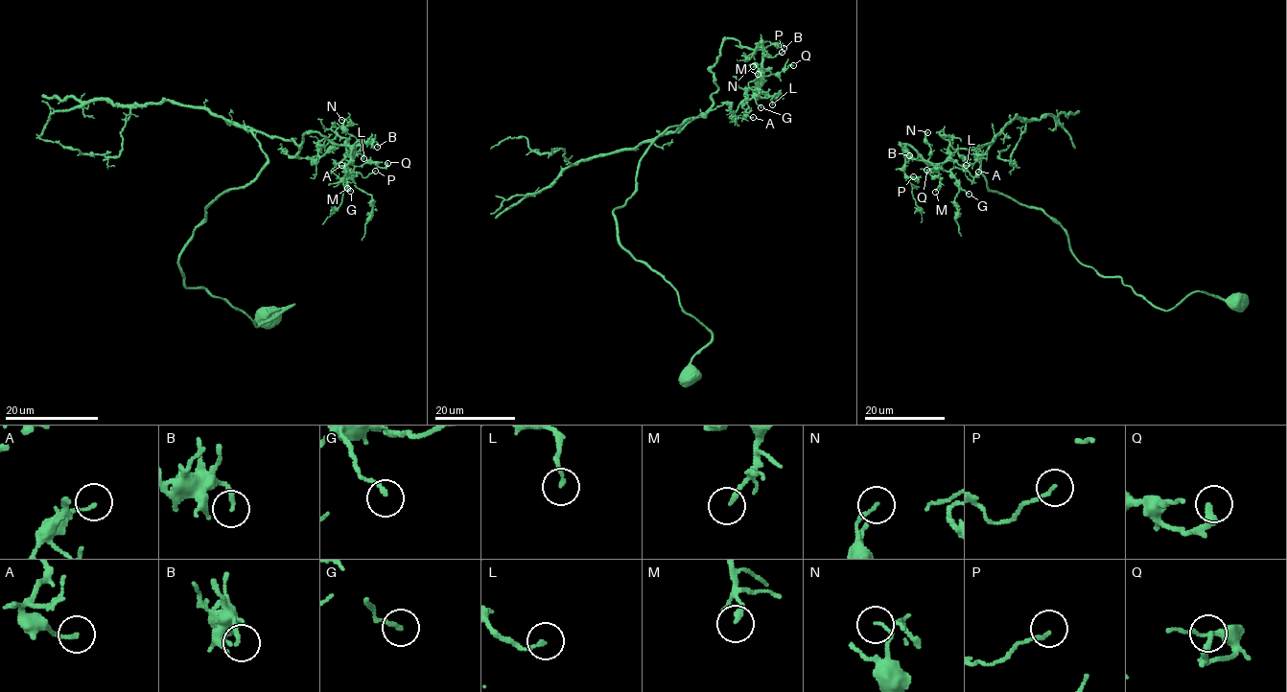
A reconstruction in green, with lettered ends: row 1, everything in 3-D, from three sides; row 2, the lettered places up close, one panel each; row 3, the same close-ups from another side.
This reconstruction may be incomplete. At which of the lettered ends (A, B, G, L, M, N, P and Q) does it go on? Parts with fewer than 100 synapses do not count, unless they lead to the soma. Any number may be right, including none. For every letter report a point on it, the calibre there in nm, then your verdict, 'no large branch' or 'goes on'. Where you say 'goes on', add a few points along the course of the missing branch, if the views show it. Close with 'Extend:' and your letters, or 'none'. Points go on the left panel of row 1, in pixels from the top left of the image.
A: place (341, 165); calibre 130 nm; no large branch
B: place (377, 147); calibre 170 nm; no large branch
G: place (350, 191); calibre 150 nm; no large branch
L: place (363, 158); calibre 160 nm; no large branch
M: place (347, 188); calibre 190 nm; no large branch
N: place (341, 120); calibre 120 nm; no large branch
P: place (375, 171); calibre 120 nm; no large branch
Q: place (387, 163); calibre 300 nm; no large branch
Extend: none

